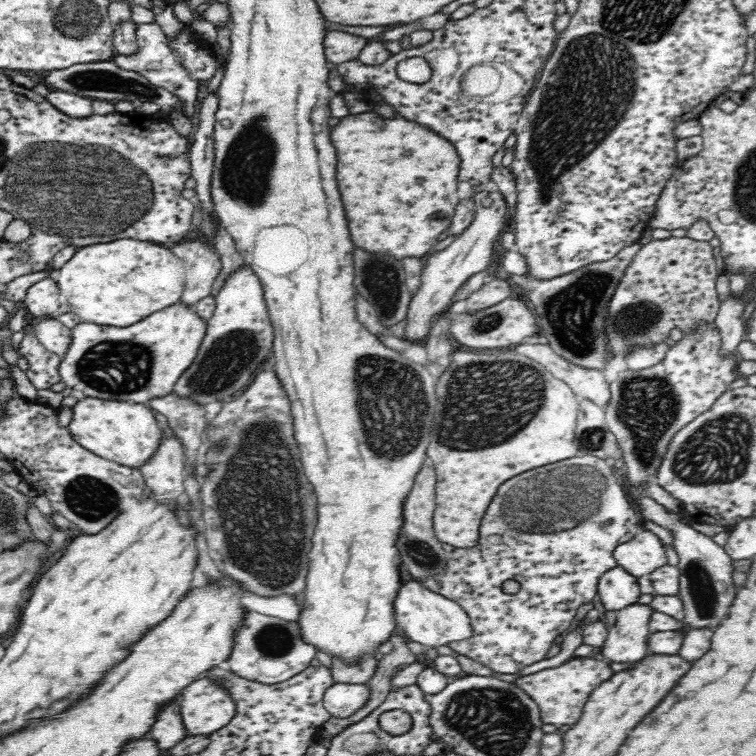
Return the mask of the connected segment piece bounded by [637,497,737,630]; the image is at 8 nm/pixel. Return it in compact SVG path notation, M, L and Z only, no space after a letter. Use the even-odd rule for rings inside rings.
M641 497L637 500L642 506L640 513L643 520L652 520L673 531L673 546L679 556L677 568L680 572L679 597L684 603L685 617L682 620L689 630L716 630L720 628L726 618L729 618L737 588L734 585L734 562L722 546L714 543L712 537L687 527L687 517L683 512L679 514L667 513L662 505L653 499Z

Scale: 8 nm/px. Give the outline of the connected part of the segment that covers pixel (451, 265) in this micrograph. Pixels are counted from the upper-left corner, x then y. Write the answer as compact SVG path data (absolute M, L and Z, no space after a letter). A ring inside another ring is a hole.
M480 191L474 197L475 215L472 222L443 250L433 251L423 268L418 290L411 299L407 311L408 327L406 337L411 342L423 339L431 332L432 320L436 314L442 314L452 304L458 290L476 274L484 272L492 262L494 242L500 240L501 234L507 229L510 219L508 202L500 191Z

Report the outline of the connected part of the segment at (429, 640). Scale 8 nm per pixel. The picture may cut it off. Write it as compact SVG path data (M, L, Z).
M405 576L402 588L394 602L394 619L399 631L410 641L429 648L452 646L472 638L472 625L468 613L456 602L428 590L423 583Z

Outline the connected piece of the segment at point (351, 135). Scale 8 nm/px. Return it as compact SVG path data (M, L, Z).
M377 111L350 114L331 127L331 141L337 152L337 176L348 230L356 246L372 253L388 252L398 258L428 254L437 236L447 230L459 203L456 182L461 158L454 143L430 126L395 112L390 117Z

